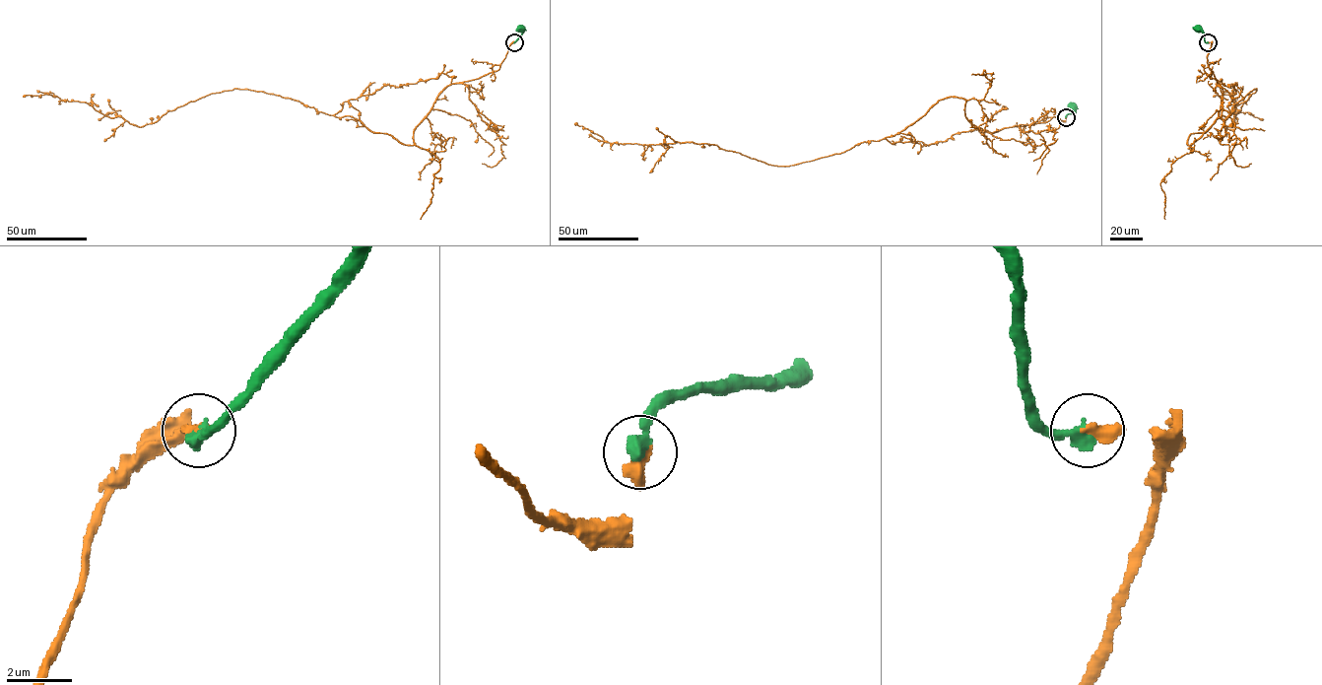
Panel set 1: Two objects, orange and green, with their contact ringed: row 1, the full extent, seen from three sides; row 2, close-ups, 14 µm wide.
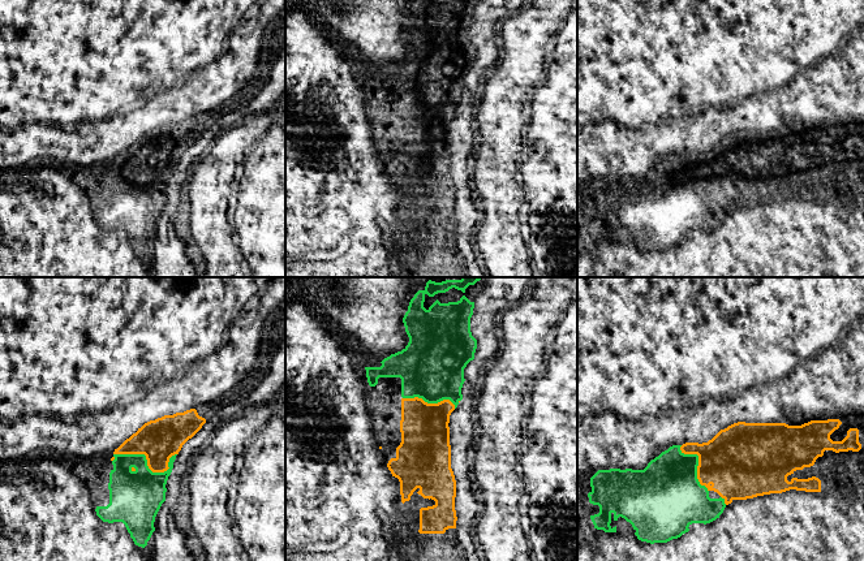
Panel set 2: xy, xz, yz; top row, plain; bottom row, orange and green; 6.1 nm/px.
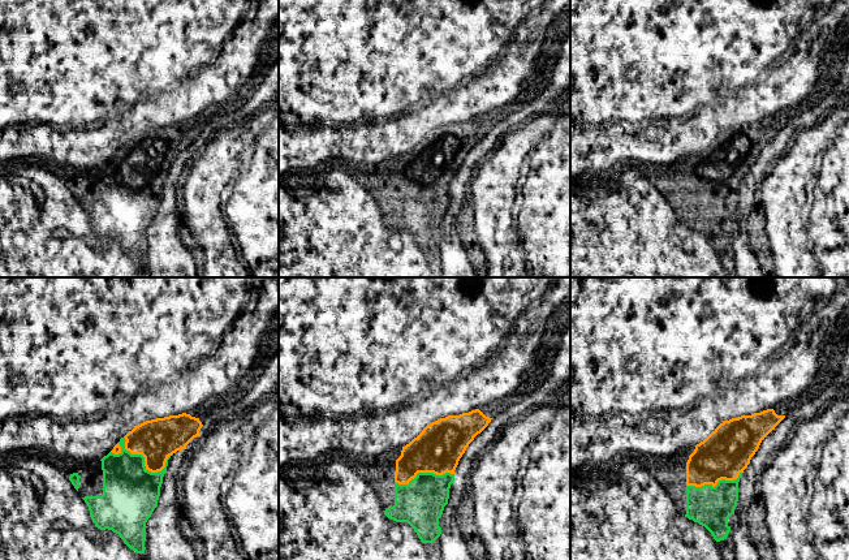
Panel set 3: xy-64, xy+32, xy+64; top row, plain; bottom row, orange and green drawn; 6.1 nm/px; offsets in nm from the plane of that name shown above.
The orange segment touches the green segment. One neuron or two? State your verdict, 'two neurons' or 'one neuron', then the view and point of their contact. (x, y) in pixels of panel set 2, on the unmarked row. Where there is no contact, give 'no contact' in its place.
one neuron; meets orange in xy at (147, 169)

